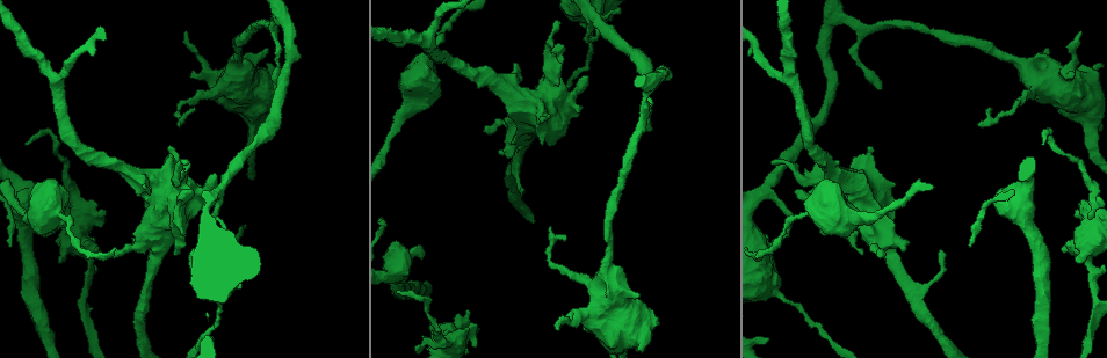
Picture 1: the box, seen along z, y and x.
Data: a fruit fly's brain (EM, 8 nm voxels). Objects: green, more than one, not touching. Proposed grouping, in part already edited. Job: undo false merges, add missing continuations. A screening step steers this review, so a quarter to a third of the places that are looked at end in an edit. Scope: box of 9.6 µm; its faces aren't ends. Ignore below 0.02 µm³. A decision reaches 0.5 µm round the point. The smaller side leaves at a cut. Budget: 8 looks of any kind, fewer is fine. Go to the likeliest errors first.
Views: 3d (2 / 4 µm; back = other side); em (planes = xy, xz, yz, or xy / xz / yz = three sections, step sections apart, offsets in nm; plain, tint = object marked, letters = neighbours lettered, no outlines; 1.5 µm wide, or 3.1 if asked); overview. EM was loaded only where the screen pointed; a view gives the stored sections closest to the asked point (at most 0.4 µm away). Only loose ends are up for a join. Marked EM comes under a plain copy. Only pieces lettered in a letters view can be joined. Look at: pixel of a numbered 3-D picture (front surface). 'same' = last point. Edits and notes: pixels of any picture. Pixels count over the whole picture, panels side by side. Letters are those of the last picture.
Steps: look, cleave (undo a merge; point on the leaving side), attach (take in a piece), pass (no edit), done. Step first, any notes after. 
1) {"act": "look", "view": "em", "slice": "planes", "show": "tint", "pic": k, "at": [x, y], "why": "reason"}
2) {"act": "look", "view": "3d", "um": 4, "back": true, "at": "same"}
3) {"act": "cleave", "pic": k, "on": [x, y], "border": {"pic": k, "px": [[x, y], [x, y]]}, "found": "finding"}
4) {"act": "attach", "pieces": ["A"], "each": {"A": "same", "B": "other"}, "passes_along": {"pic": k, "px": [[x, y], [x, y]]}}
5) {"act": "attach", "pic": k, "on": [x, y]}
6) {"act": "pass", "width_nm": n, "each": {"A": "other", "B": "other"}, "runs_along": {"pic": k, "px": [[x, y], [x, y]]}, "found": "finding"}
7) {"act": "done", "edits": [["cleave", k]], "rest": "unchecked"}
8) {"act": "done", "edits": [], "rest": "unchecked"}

{"act": "look", "view": "em", "slice": "planes", "show": "letters", "pic": 1, "at": [28, 143], "why": "long arm stops here"}

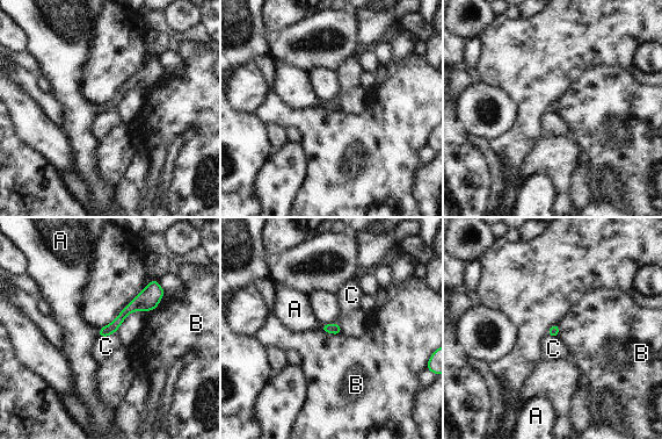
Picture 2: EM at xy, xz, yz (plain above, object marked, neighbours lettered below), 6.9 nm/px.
{"act": "attach", "pieces": ["A"], "each": {"A": "same", "B": "other", "C": "other"}, "passes_along": {"pic": 2, "px": [[111, 328], [99, 333], [81, 337]]}, "found": "the cell continues"}

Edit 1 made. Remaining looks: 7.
{"act": "look", "view": "overview", "why": "redraw"}

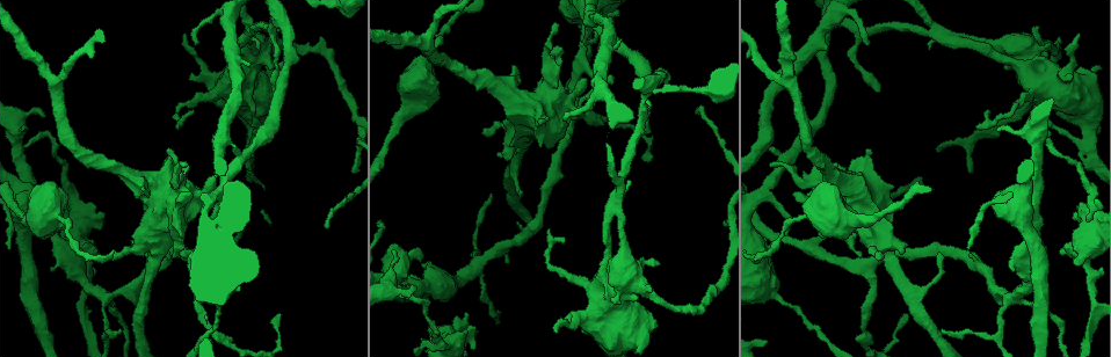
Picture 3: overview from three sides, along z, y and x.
{"act": "look", "view": "3d", "um": 2, "pic": 3, "at": [563, 49], "why": "branch stops here"}

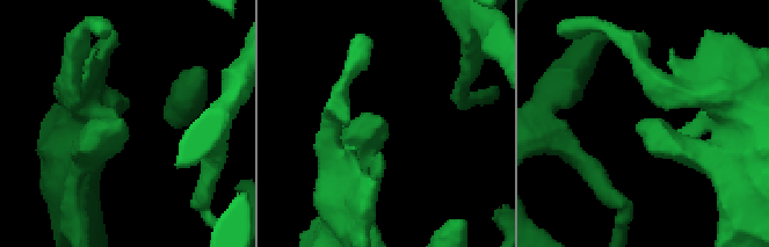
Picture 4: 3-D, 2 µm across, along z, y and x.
{"act": "look", "view": "em", "slice": "planes", "show": "letters", "pic": 4, "at": [648, 123], "why": "shape alone is not enough"}

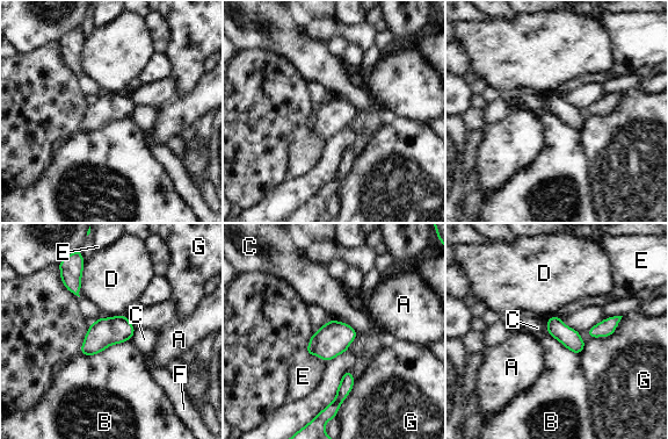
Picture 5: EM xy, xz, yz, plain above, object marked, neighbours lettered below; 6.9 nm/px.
{"act": "pass", "each": {"A": "other", "B": "other", "C": "other", "D": "other", "E": "other", "F": "other", "G": "other"}, "found": "none of them fits"}

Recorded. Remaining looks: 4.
{"act": "look", "view": "em", "slice": "xz", "step": 4, "show": "tint", "pic": 3, "at": [1009, 296], "why": "sharp bend"}

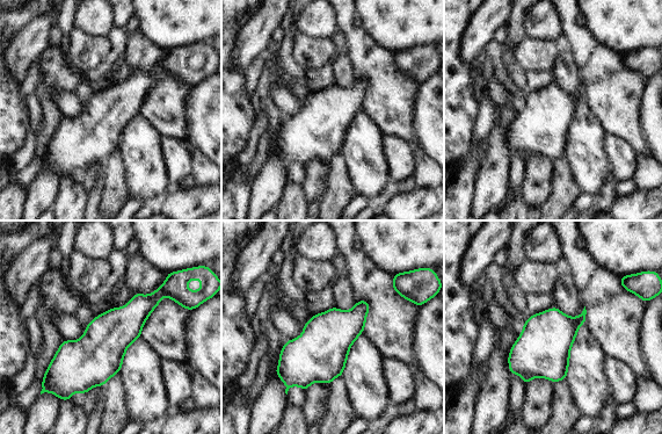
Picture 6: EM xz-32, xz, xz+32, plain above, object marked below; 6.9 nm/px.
{"act": "look", "view": "em", "slice": "planes", "show": "letters", "at": "same"}

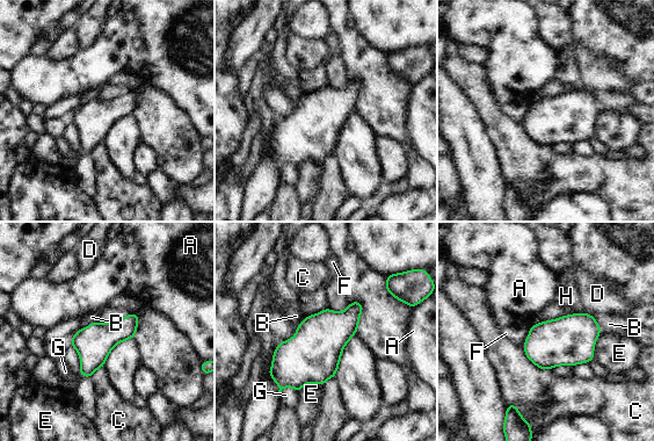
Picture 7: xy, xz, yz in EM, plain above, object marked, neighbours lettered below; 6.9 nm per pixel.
{"act": "pass", "each": {"A": "other", "B": "other", "C": "other", "D": "other", "E": "other", "F": "other", "G": "other", "H": "other"}, "border": {"pic": 7, "px": [[542, 322], [588, 312], [602, 330]]}, "found": "one cell here"}

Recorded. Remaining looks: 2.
{"act": "done", "edits": [["attach", 2]], "rest": "unchecked"}

